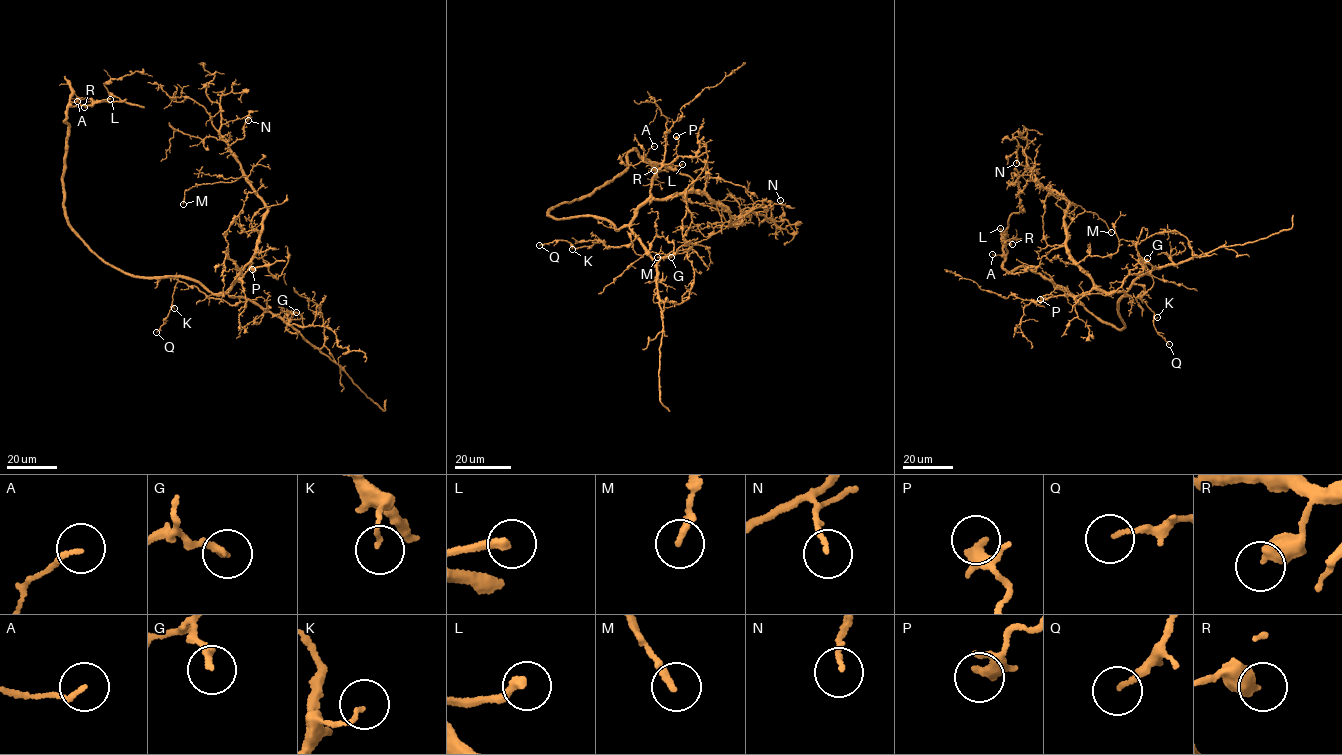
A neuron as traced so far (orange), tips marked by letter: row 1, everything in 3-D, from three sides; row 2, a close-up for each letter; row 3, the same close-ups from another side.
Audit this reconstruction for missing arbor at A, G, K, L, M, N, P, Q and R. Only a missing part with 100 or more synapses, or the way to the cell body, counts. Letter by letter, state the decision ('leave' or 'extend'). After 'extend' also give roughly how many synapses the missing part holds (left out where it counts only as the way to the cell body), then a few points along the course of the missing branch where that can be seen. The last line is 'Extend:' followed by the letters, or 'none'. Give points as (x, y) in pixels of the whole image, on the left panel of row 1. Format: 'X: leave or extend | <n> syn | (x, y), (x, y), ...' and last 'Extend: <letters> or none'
A: leave
G: leave
K: leave
L: leave
M: leave
N: leave
P: leave
Q: leave
R: leave
Extend: none

